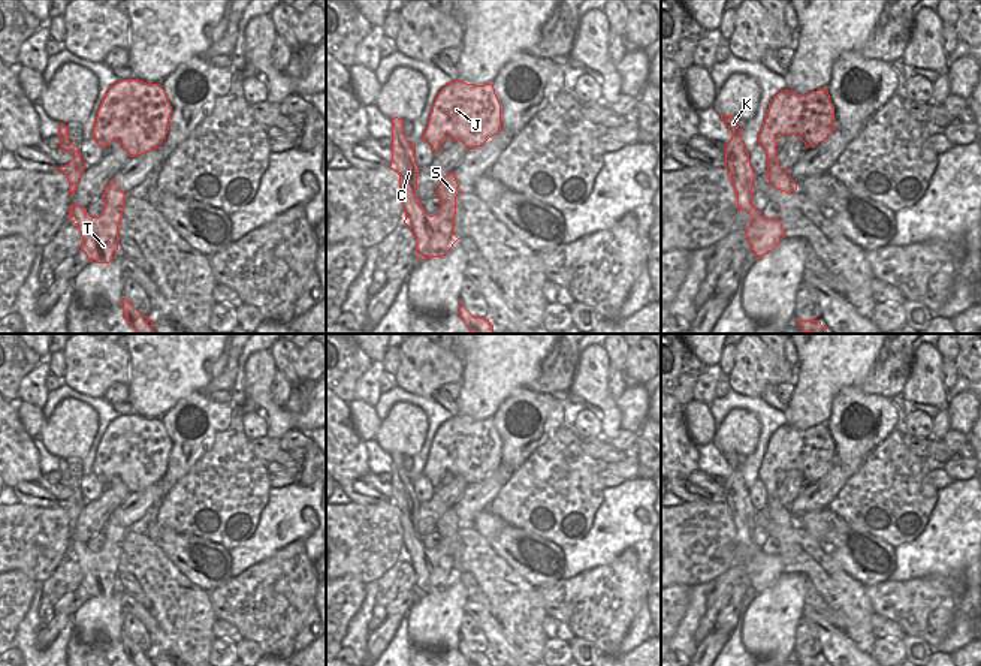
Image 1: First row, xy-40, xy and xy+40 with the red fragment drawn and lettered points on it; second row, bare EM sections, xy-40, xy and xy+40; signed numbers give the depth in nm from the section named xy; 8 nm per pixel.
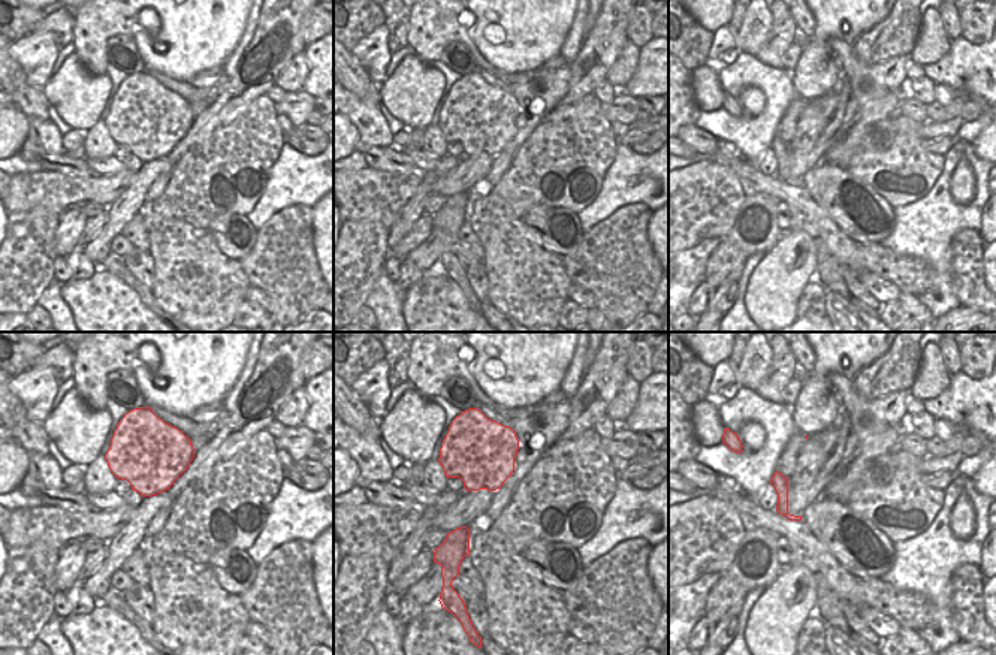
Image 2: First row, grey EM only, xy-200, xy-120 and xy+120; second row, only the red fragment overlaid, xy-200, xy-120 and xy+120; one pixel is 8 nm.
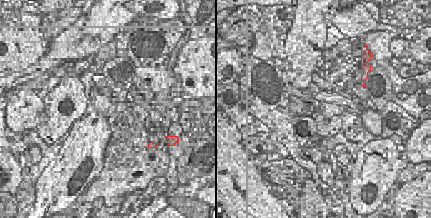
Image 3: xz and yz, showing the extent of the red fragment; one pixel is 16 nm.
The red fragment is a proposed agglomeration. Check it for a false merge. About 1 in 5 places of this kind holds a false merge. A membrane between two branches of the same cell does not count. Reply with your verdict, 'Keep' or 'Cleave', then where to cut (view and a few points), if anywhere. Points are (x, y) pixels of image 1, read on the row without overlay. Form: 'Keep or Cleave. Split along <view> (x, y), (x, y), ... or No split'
Keep. No split.

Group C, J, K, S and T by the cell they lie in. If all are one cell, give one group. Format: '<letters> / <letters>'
C J K S T

